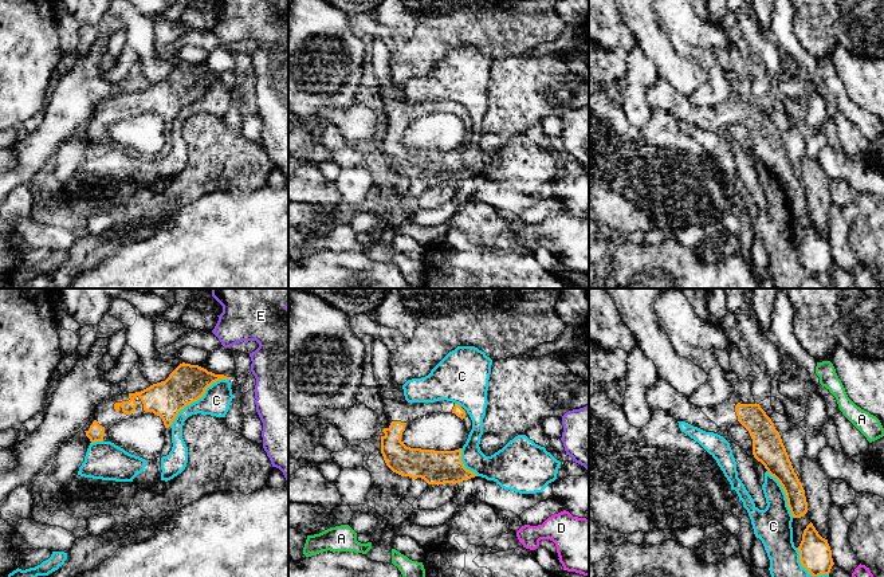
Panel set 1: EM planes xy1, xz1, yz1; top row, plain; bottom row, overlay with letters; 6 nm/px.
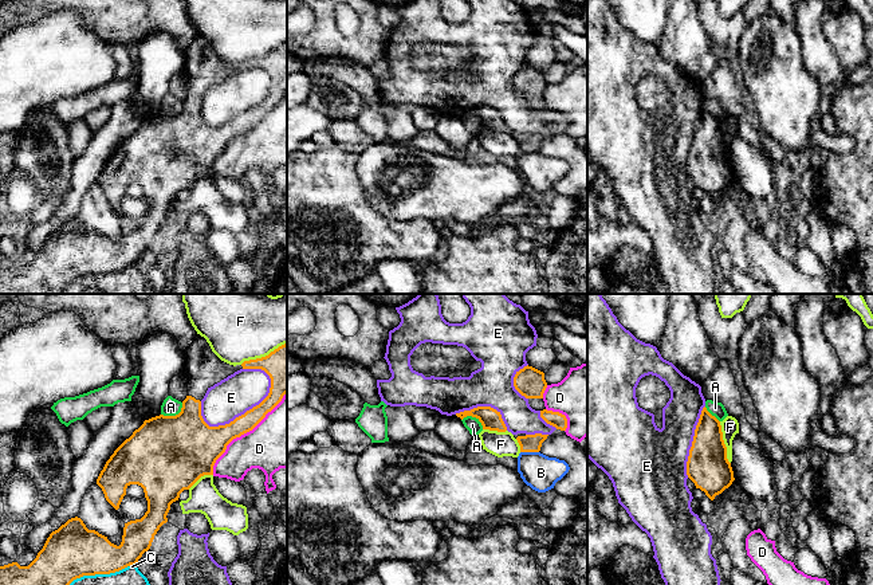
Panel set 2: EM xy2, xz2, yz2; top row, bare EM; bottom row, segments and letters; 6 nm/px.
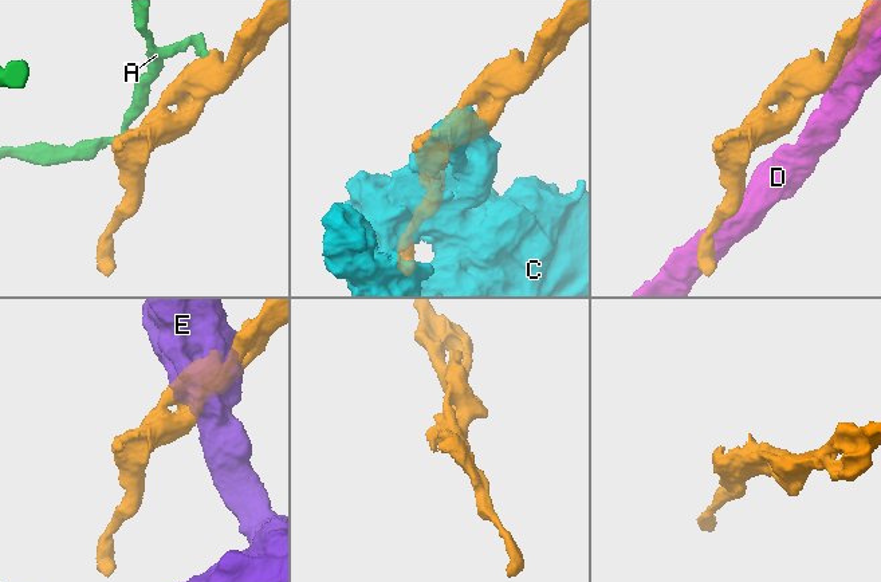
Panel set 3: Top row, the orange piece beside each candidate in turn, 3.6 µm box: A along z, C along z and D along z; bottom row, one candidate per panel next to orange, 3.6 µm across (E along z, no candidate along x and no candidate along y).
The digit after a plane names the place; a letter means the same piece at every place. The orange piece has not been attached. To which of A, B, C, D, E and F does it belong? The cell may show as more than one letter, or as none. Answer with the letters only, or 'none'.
none

